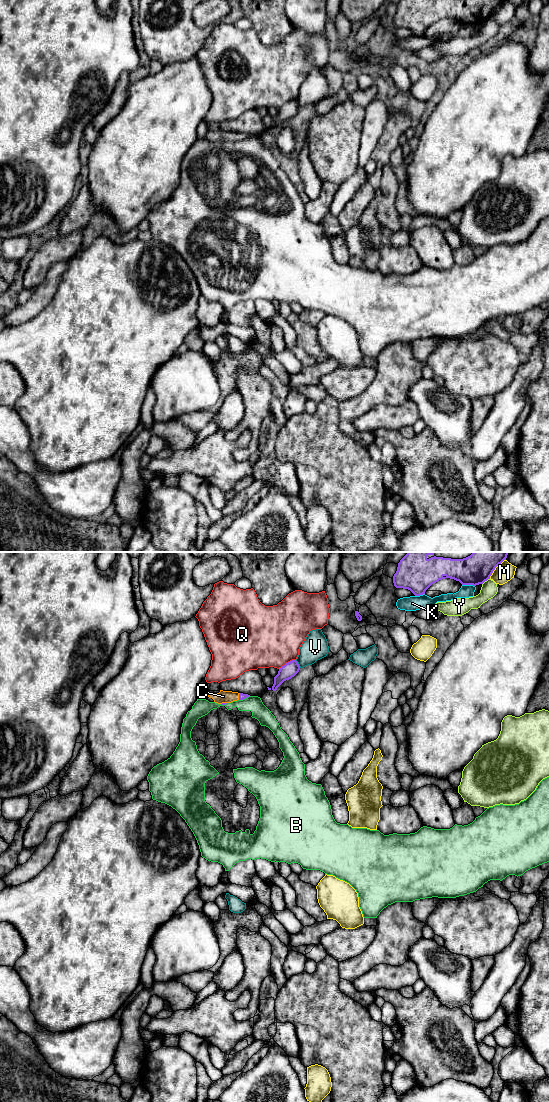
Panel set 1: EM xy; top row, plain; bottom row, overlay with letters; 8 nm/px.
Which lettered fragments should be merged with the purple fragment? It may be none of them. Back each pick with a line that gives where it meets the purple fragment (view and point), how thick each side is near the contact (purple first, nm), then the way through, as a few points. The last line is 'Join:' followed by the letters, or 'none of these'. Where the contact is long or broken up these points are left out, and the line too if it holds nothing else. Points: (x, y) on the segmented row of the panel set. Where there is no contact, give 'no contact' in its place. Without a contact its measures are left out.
C: meets purple in xy at (239, 696); 50 nm thick on the purple side, 100 nm on the other; runs through xy (242, 696), (239, 696), (223, 696)
Join: C

